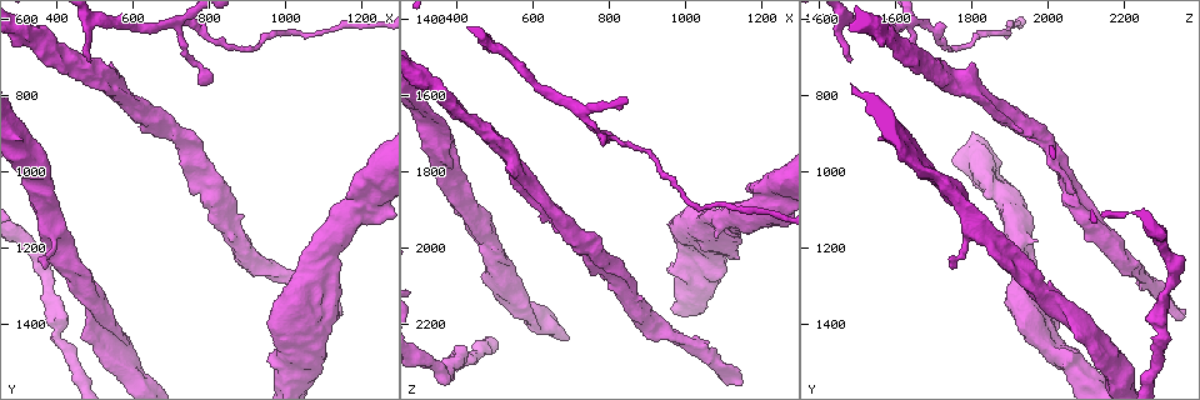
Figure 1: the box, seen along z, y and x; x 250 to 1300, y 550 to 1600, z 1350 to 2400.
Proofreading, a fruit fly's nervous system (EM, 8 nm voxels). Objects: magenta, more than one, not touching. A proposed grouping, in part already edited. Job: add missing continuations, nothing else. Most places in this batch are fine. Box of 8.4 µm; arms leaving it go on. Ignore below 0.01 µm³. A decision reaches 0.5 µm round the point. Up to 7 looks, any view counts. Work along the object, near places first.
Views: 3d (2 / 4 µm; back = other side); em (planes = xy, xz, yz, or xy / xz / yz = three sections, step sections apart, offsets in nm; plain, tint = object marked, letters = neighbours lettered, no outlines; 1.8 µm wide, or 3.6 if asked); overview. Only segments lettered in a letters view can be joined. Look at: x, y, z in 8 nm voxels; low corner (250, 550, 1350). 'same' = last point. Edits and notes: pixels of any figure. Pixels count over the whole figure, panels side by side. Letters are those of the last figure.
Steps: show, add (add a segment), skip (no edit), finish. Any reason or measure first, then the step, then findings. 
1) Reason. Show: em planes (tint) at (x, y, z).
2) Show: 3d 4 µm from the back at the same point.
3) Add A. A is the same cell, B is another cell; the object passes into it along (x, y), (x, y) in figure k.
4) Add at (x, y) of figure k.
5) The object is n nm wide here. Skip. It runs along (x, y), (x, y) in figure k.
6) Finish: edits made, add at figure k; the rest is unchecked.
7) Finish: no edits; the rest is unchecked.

Closes a loop. Show: em xz step 8 (tint) at (480, 1425, 2085).

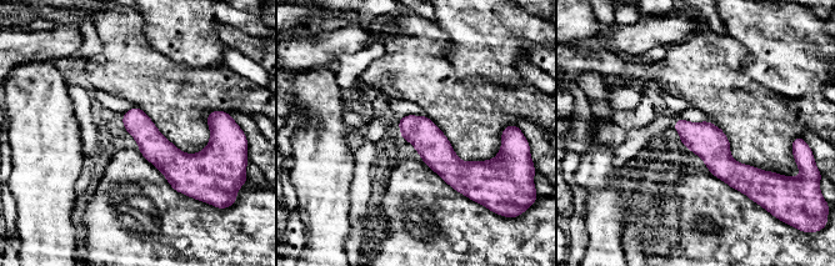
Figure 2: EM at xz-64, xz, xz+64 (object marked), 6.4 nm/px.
Cut it another way. Show: em planes (letters) at the same point.

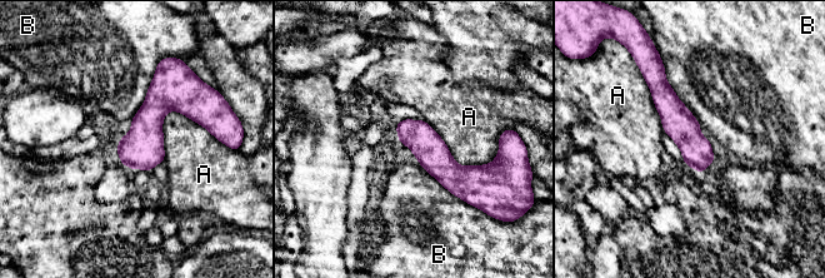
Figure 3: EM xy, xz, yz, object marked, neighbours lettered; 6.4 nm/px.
Skip. A and B are other cells; none of them fits.

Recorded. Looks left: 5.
Thick end. Show: 3d 4 µm at (1160, 1070, 1840).

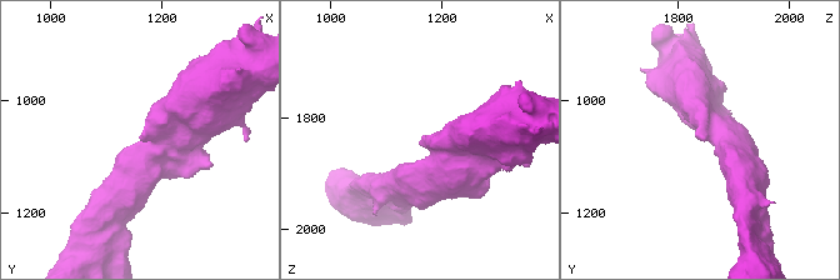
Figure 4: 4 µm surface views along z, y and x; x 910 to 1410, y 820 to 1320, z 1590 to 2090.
Need the tissue. Show: em planes (letters) at (1155, 1070, 1845).

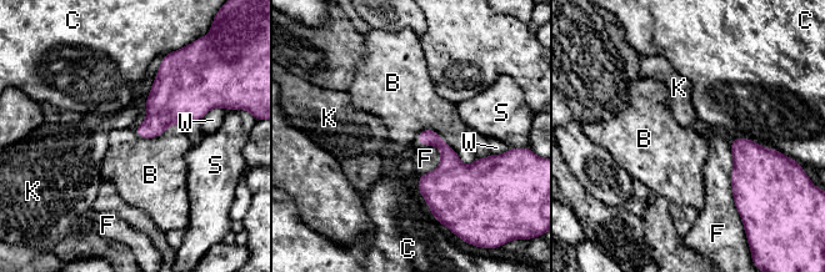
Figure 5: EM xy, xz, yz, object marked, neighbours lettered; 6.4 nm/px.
Skip. B, C, F, K, S and W are other cells; a border runs along (416, 135), (476, 159) in figure 5; none of them fits.

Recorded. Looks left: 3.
Branch stops here. Show: em 3.6 µm planes (letters) at (540, 715, 1800).

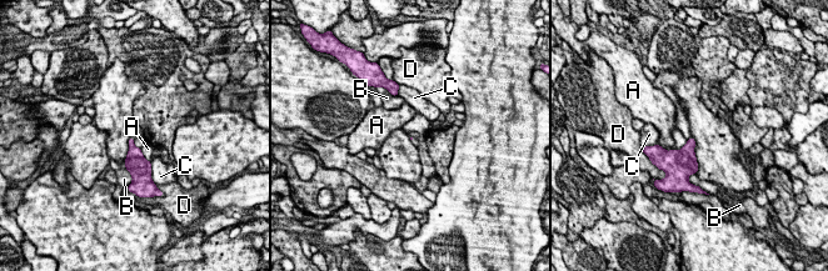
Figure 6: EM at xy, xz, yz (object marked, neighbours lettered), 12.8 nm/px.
Skip. A, B, C and D are other cells; a border runs along (687, 141), (679, 149), (662, 147) in figure 6; no lettered segment goes on from it.

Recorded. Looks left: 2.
Finish: no edits; the rest is unchecked.

